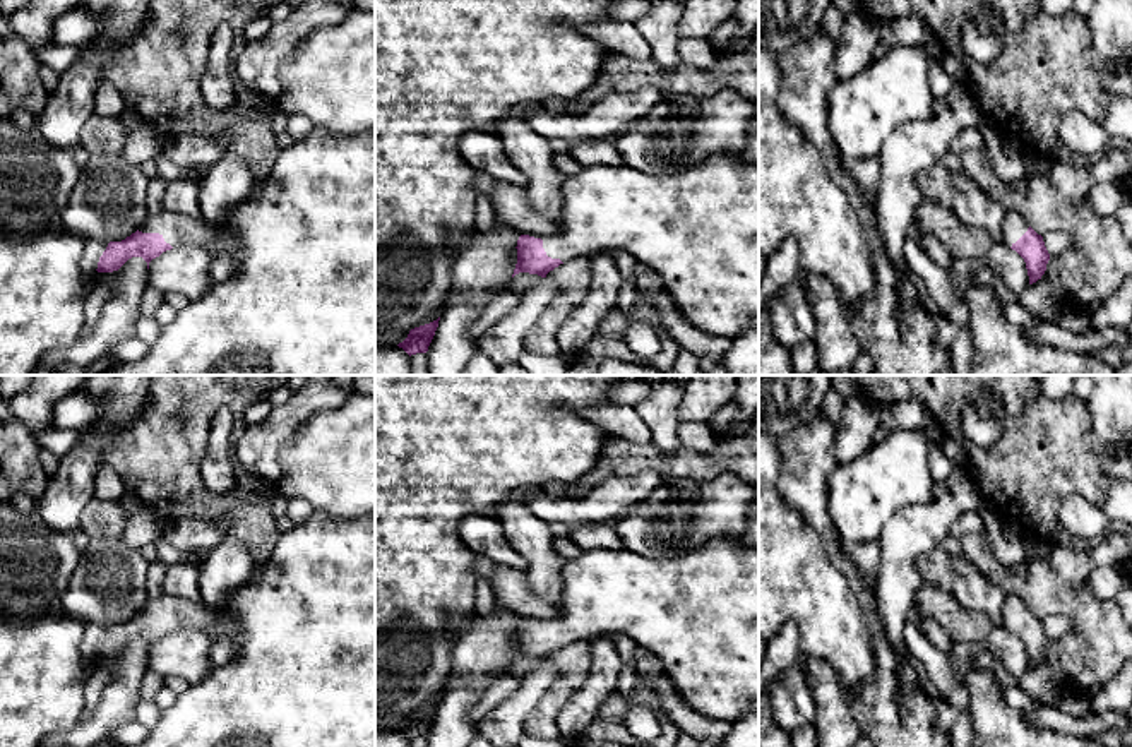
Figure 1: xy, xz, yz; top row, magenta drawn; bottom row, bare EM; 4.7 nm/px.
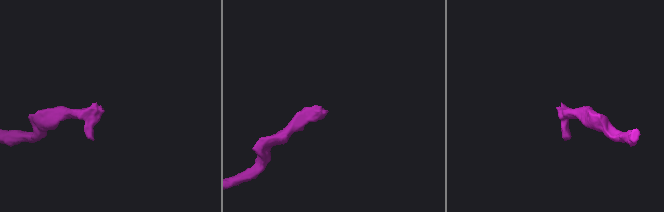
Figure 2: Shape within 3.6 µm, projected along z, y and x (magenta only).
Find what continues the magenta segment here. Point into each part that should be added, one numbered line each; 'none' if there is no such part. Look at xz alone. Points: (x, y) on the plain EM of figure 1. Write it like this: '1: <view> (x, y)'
1: xz (699, 614)

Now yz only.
1: yz (1014, 609)

